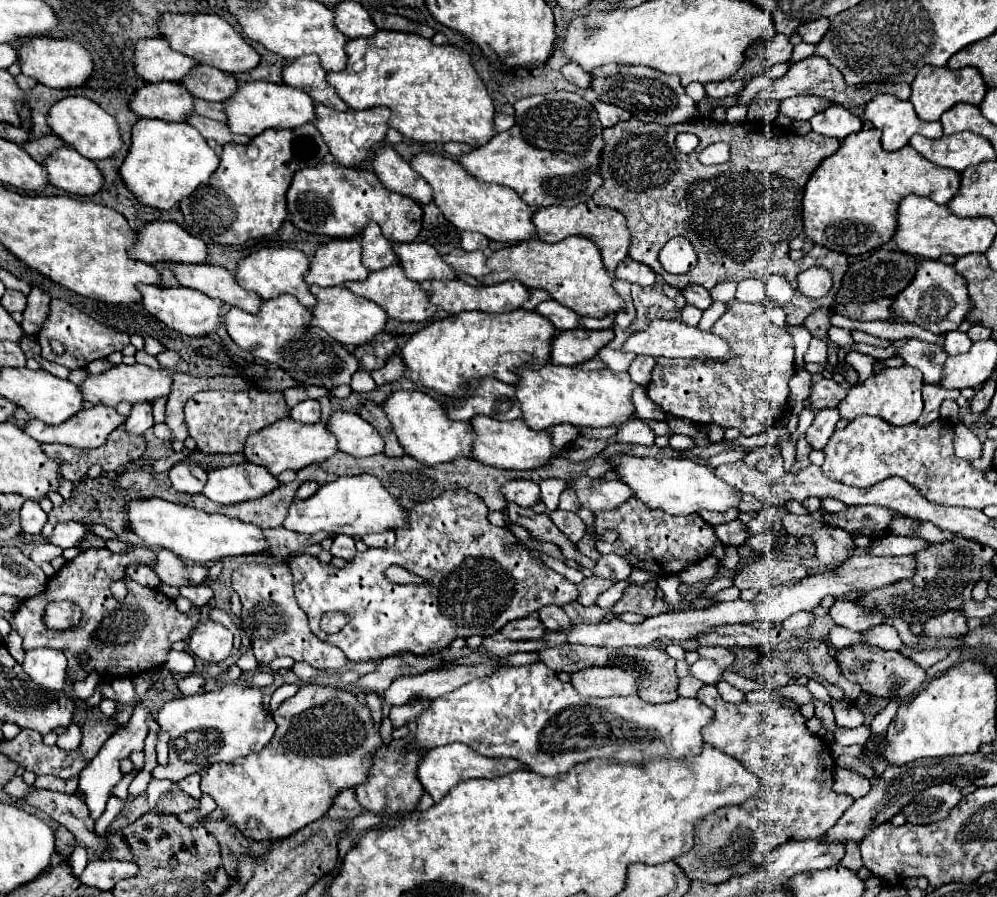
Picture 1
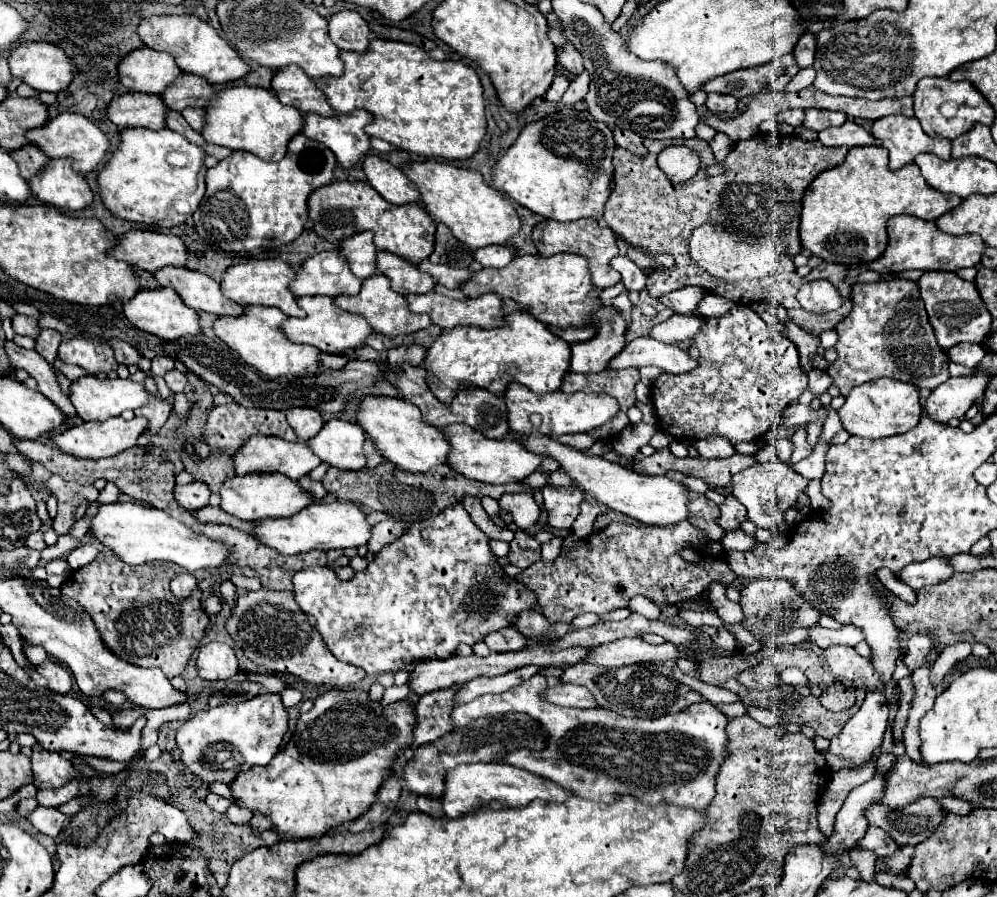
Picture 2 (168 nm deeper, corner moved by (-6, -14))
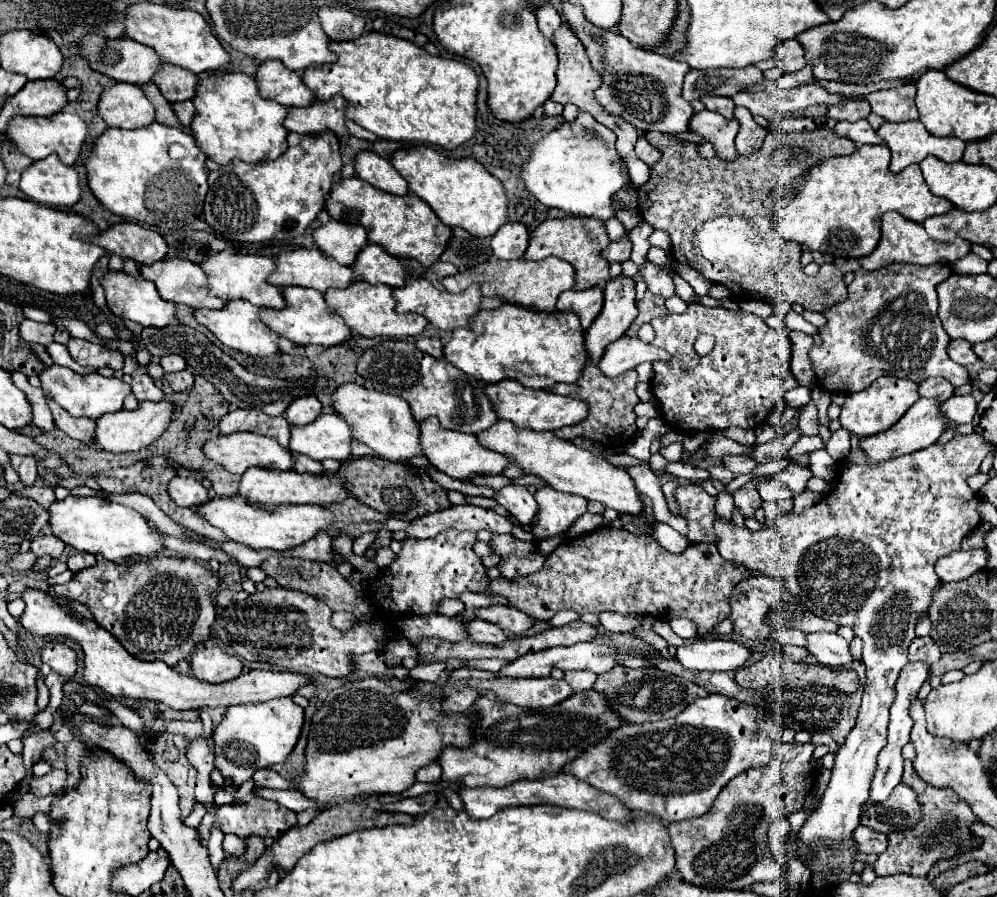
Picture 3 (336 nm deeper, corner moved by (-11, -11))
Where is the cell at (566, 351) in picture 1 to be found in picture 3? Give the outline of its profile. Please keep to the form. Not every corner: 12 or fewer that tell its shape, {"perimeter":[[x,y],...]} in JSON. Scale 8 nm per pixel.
{"perimeter":[[634,280],[604,286],[602,312],[584,334],[588,358],[626,334],[638,310]]}

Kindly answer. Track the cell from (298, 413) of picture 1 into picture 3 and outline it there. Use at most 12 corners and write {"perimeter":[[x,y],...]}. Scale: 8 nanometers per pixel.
{"perimeter":[[316,396],[294,400],[284,414],[292,426],[306,426],[322,414]]}

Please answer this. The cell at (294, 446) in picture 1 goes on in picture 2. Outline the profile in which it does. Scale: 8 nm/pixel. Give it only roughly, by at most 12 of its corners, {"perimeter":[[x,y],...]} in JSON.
{"perimeter":[[255,435],[233,455],[237,475],[281,469],[297,481],[321,459],[303,441]]}

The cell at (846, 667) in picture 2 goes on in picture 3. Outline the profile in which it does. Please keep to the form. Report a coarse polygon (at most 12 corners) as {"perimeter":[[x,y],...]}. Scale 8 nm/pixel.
{"perimeter":[[830,632],[808,634],[806,648],[824,666],[854,662],[848,642]]}

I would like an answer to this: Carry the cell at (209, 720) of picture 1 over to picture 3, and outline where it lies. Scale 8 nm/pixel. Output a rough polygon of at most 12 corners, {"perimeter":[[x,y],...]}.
{"perimeter":[[292,698],[230,706],[210,736],[232,786],[284,762],[304,710]]}

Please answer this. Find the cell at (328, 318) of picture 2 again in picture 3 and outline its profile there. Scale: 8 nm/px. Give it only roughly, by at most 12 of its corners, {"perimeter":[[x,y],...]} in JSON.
{"perimeter":[[284,288],[288,308],[260,310],[280,336],[338,346],[352,336],[310,288]]}

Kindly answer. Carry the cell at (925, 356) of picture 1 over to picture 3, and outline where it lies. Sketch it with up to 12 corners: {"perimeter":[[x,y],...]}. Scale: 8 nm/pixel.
{"perimeter":[[944,264],[854,272],[810,352],[820,386],[954,388]]}

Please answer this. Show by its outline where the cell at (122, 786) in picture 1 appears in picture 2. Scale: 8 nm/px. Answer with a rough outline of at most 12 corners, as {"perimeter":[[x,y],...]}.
{"perimeter":[[37,807],[27,819],[57,839],[71,821],[55,807]]}

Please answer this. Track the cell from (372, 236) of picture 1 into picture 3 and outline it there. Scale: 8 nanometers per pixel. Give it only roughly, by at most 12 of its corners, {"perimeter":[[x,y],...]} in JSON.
{"perimeter":[[330,220],[314,232],[322,252],[352,266],[368,244],[364,226]]}

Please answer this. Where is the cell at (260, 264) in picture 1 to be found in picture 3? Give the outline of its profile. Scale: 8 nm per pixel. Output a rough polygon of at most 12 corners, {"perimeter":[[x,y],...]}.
{"perimeter":[[208,256],[200,266],[210,292],[226,302],[284,310],[282,290],[268,282],[274,258]]}

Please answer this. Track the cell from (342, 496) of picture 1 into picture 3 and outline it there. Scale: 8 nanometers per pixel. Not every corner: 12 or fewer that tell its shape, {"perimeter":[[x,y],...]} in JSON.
{"perimeter":[[212,498],[196,512],[252,550],[290,550],[334,524],[324,506],[252,508]]}

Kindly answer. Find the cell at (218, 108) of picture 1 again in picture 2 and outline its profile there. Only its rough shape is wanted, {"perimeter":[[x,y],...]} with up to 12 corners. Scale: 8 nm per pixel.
{"perimeter":[[187,107],[181,115],[195,131],[203,129],[205,111]]}

